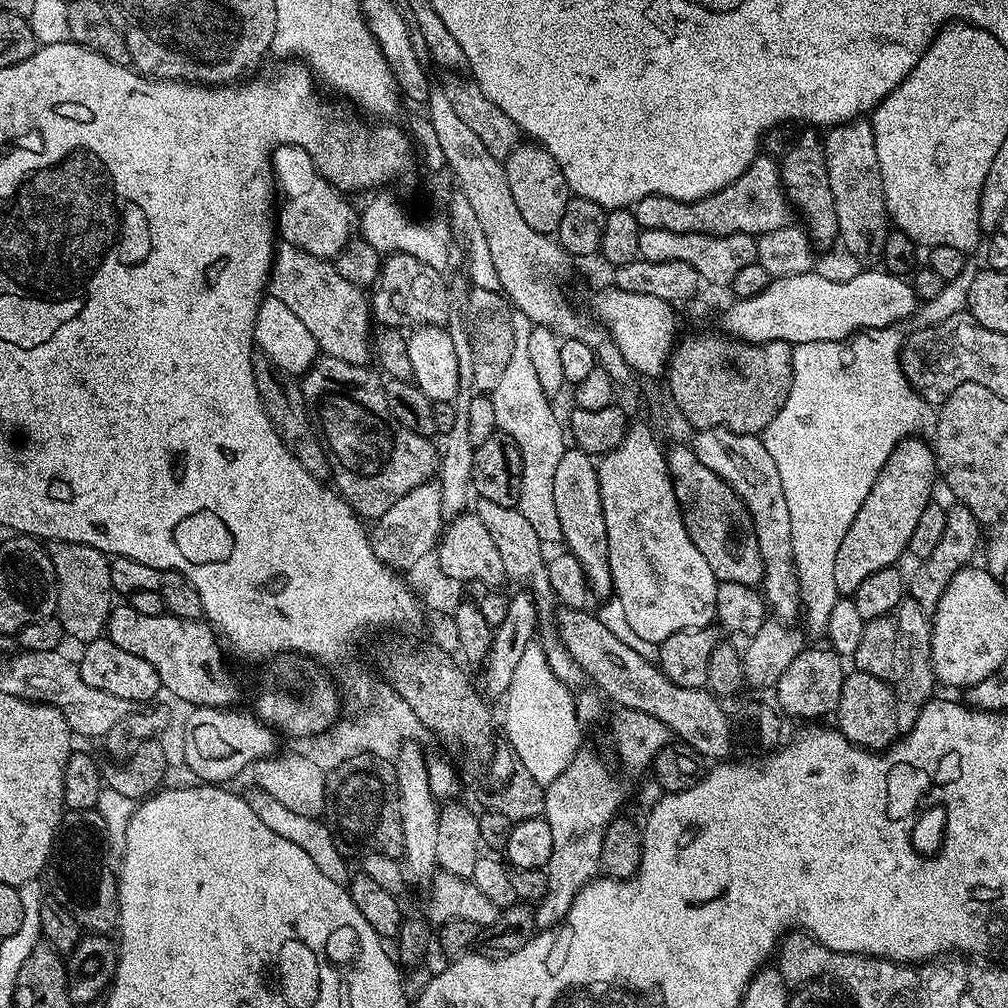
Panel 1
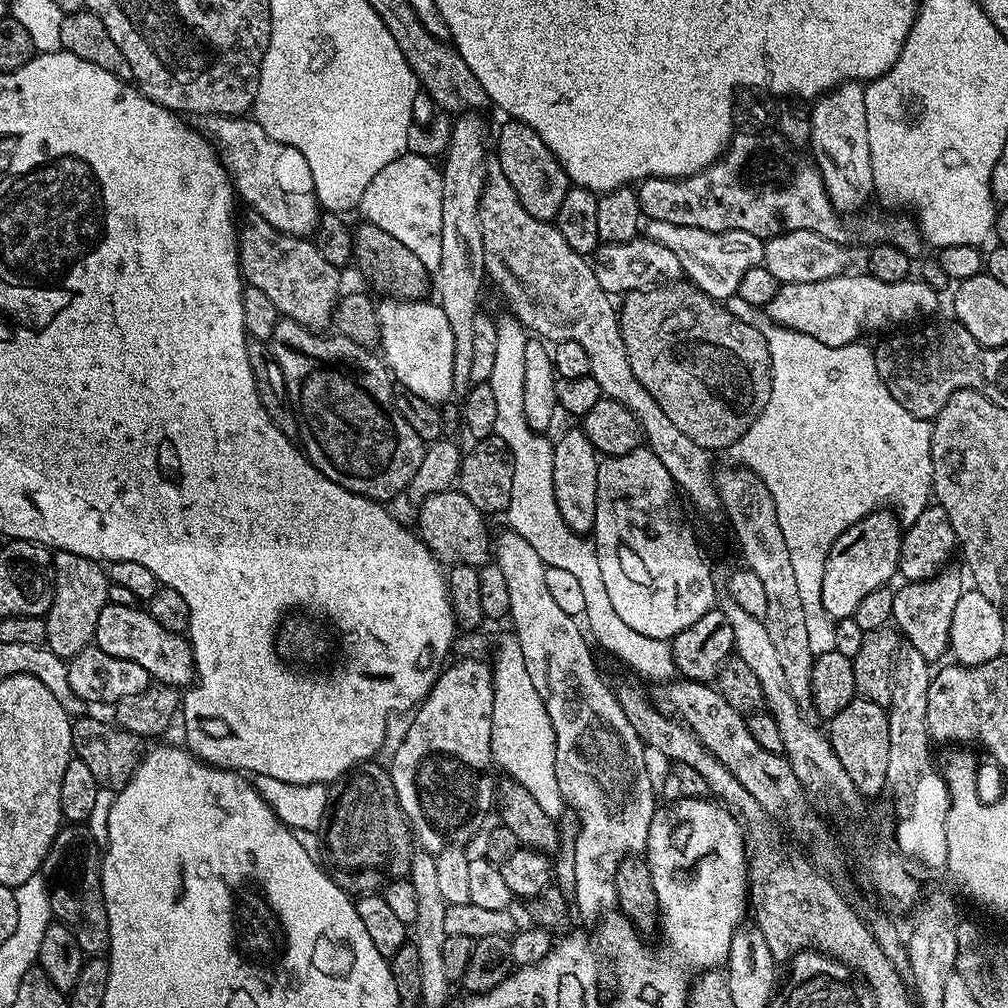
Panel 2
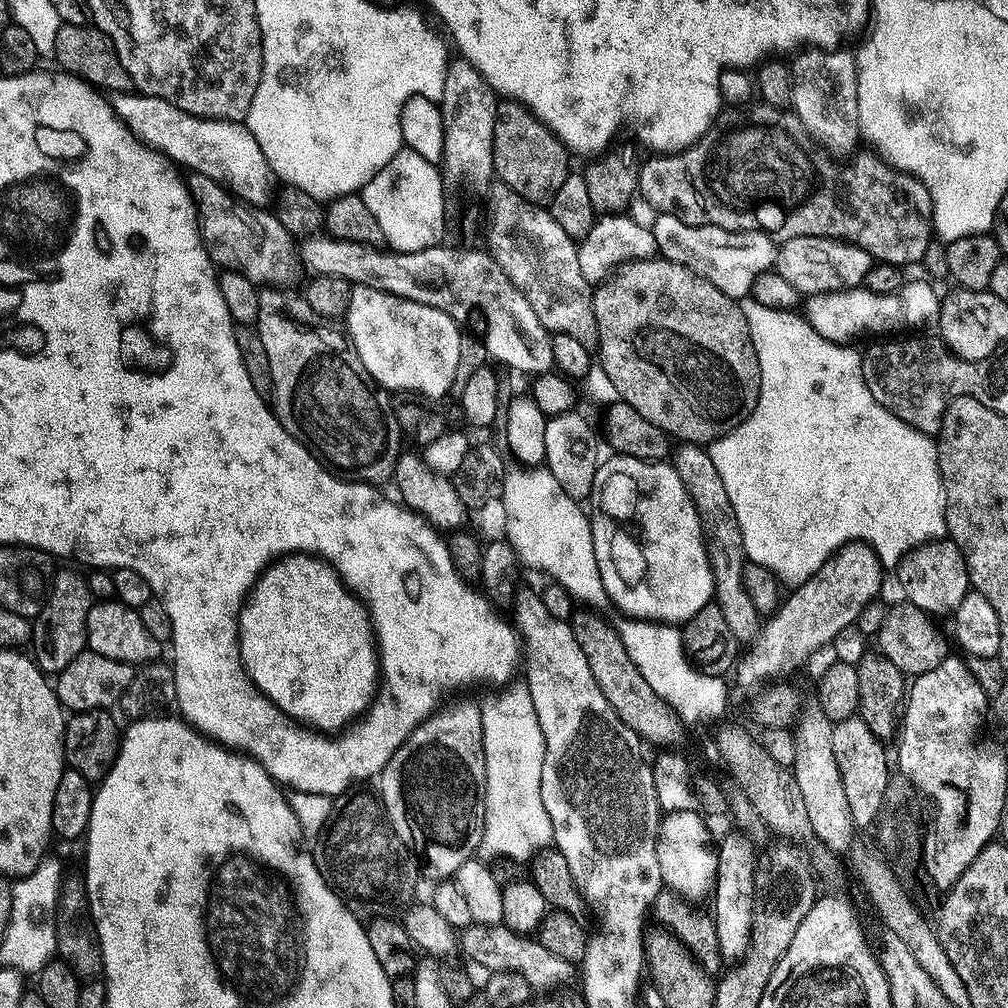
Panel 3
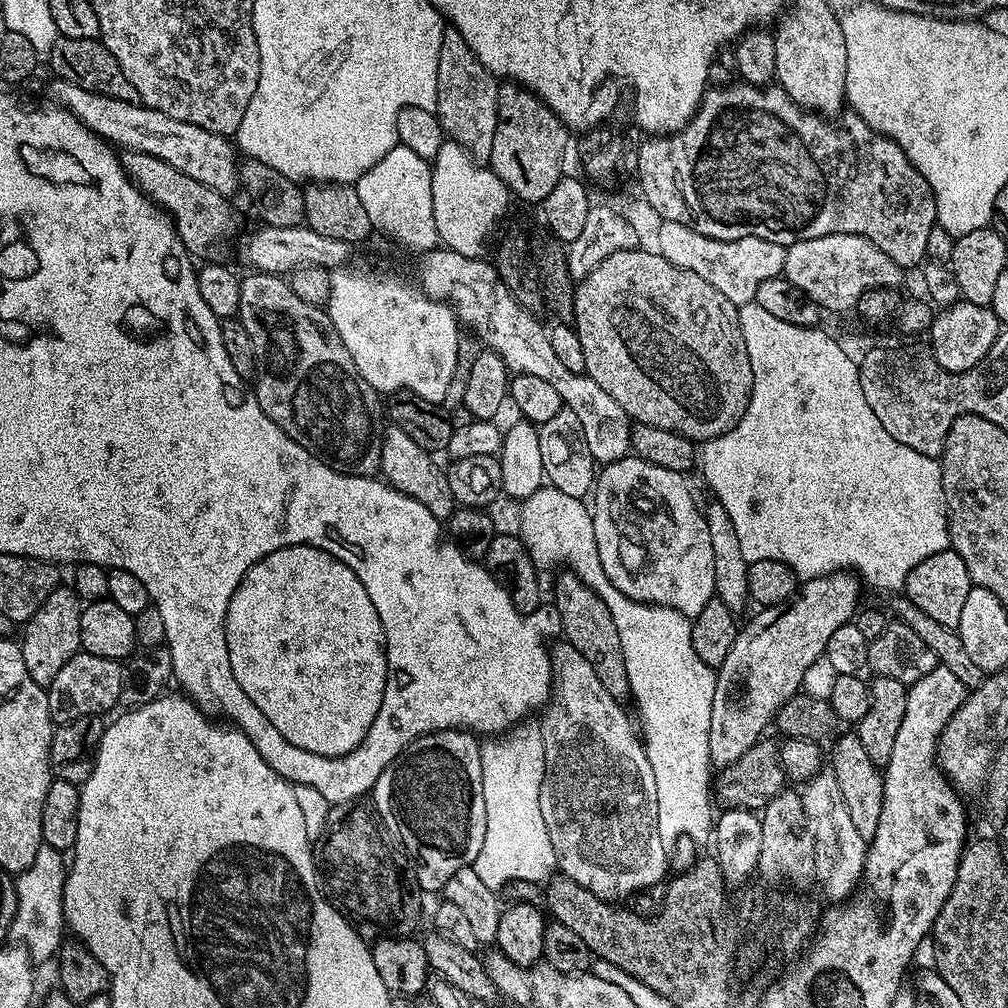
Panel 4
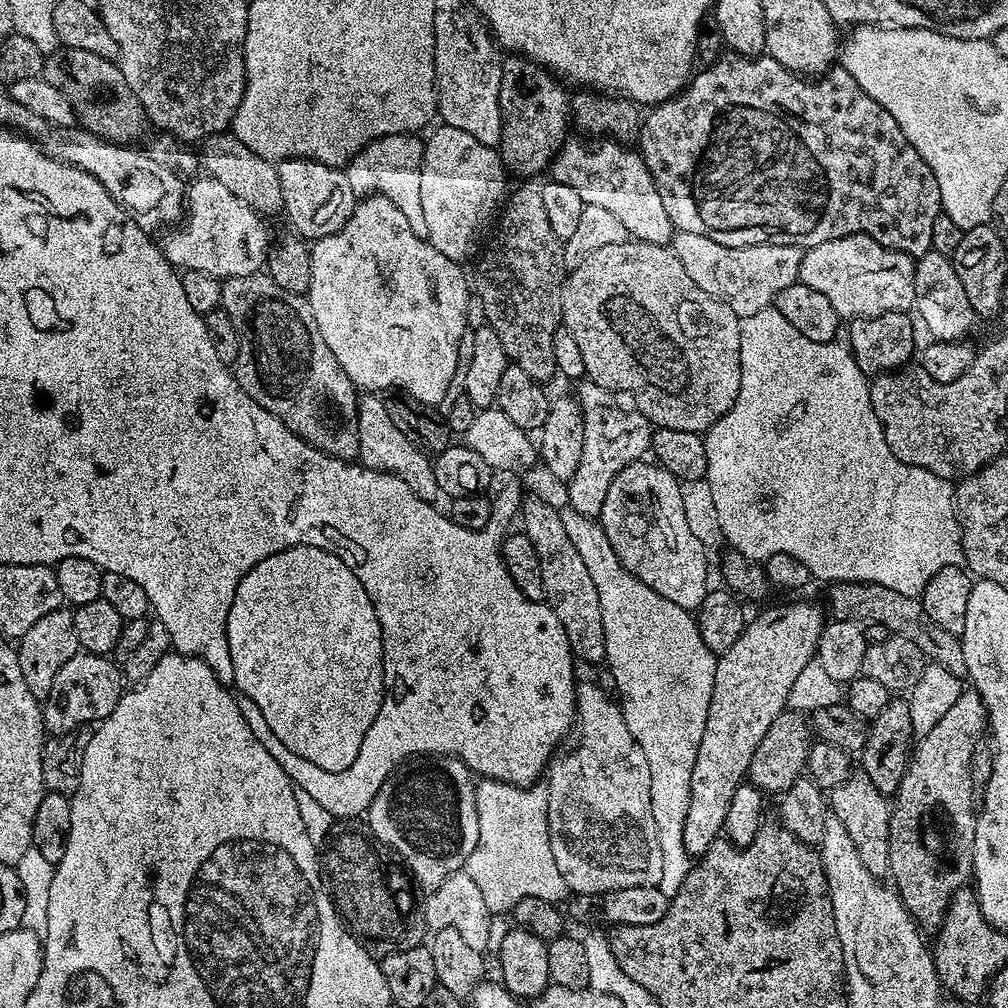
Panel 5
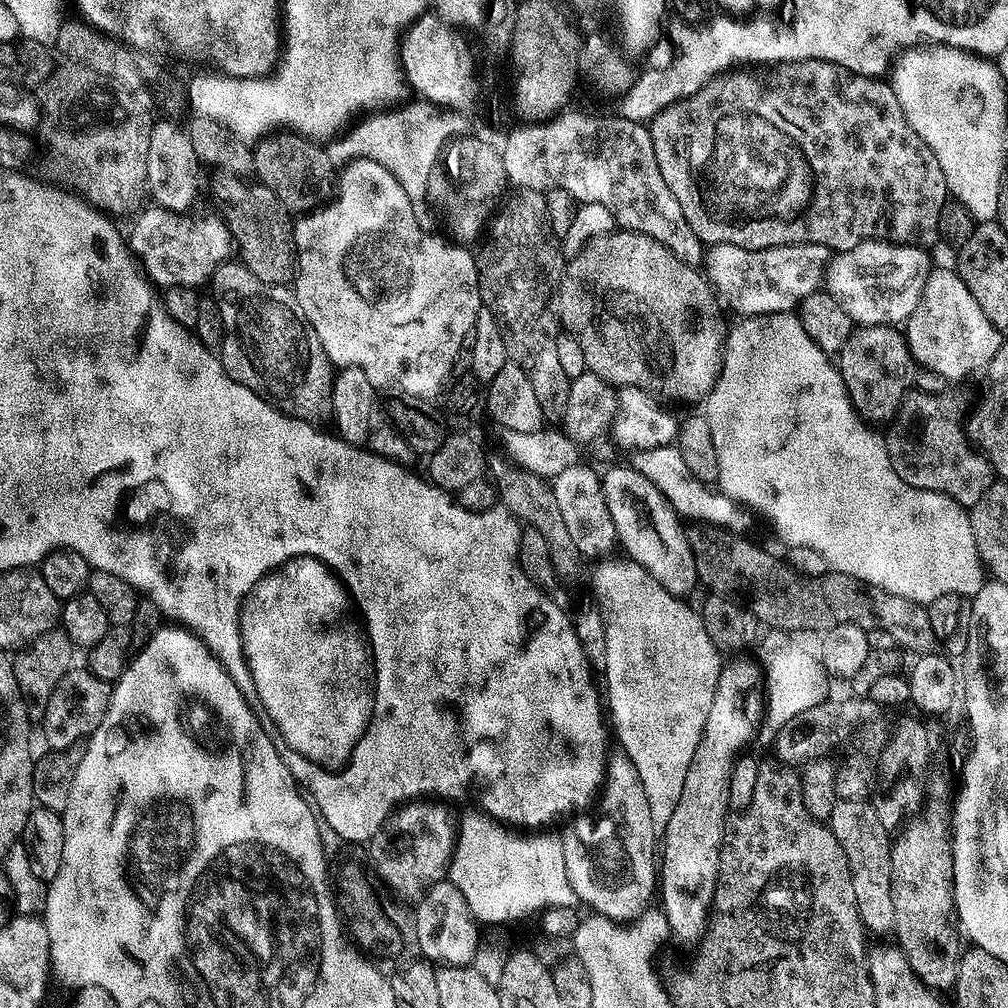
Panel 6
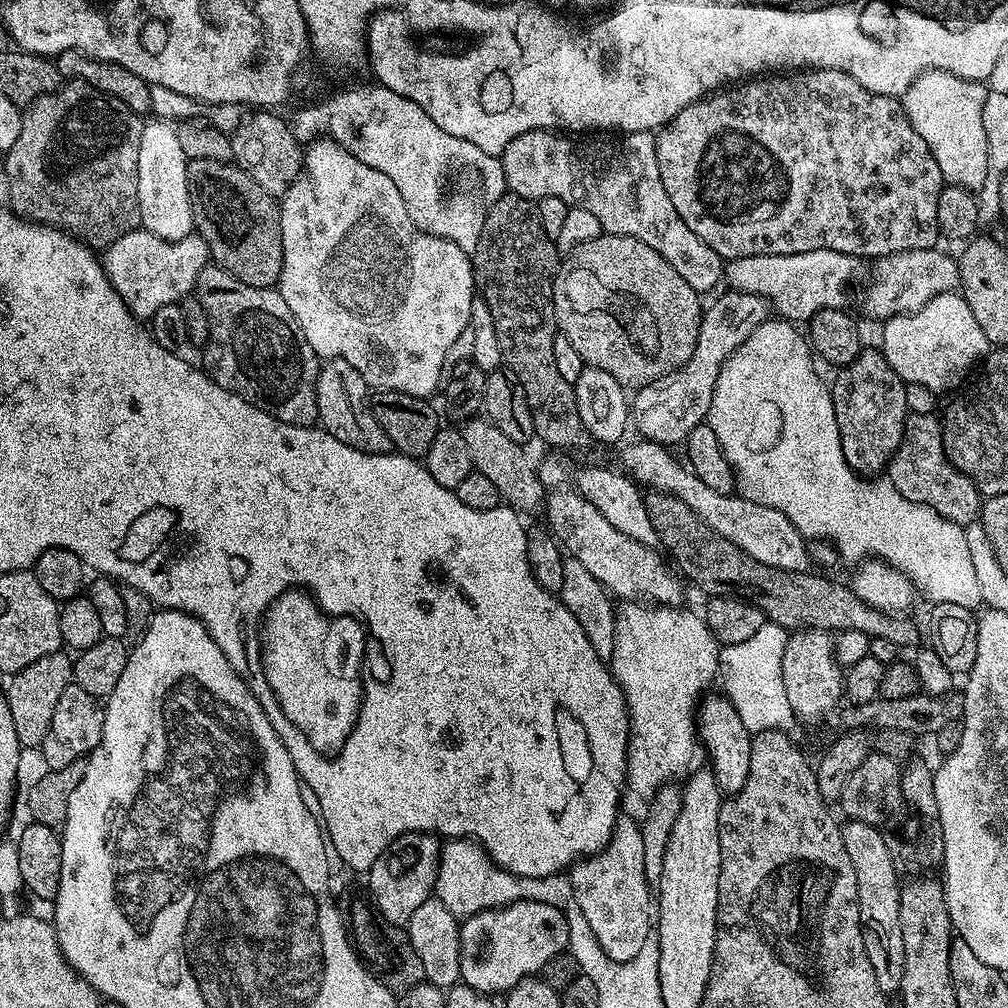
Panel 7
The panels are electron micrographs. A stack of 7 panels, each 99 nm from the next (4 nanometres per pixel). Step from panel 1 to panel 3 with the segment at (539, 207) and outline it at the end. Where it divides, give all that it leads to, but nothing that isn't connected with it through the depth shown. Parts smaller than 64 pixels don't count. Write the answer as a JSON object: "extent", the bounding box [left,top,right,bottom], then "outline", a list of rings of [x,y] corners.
{"extent":[494,99,570,205],"outline":[[[501,99],[496,106],[494,122],[494,176],[514,190],[526,202],[551,205],[554,194],[566,182],[570,153],[564,143],[518,100]]]}

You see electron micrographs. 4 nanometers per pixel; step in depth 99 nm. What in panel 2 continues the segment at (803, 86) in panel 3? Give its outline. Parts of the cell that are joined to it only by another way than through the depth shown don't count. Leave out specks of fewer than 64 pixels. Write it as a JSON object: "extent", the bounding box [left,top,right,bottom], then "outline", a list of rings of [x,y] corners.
{"extent":[810,82,874,214],"outline":[[[845,82],[824,93],[810,108],[811,159],[822,174],[832,205],[841,214],[856,214],[868,199],[873,199],[874,170],[870,166],[870,134],[866,134],[865,85]]]}

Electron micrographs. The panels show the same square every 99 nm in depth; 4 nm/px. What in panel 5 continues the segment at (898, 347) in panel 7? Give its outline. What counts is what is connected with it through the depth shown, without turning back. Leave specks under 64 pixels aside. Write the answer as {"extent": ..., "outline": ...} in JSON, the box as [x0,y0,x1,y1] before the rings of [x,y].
{"extent":[914,252,978,341],"outline":[[[927,252],[916,260],[916,273],[914,274],[914,305],[915,315],[920,315],[919,323],[929,332],[933,341],[962,340],[965,339],[975,324],[978,324],[976,311],[970,306],[970,298],[966,298],[966,290],[958,278],[958,270],[954,270],[949,257],[937,252]]]}

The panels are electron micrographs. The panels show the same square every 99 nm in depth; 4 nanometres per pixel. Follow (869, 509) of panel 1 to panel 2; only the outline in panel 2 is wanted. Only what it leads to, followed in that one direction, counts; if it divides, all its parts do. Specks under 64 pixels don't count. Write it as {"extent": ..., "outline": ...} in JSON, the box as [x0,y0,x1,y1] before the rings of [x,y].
{"extent":[822,510,902,621],"outline":[[[888,510],[871,512],[866,518],[854,522],[841,536],[833,542],[826,558],[826,570],[822,574],[822,606],[833,621],[847,620],[858,610],[858,602],[870,594],[870,590],[878,590],[889,583],[888,579],[897,575],[900,567],[900,537],[902,525],[895,515]]]}

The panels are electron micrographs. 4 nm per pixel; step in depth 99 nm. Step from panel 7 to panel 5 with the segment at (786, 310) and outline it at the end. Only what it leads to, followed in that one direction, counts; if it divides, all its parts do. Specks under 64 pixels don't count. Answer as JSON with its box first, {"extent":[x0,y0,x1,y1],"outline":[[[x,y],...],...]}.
{"extent":[671,232,804,317],"outline":[[[676,232],[672,237],[671,250],[682,262],[686,274],[698,285],[698,290],[706,290],[718,302],[730,306],[738,317],[758,314],[758,310],[769,307],[786,286],[797,283],[800,263],[804,257],[801,249],[790,246],[759,244],[758,246],[722,246],[714,238],[702,234]]]}

